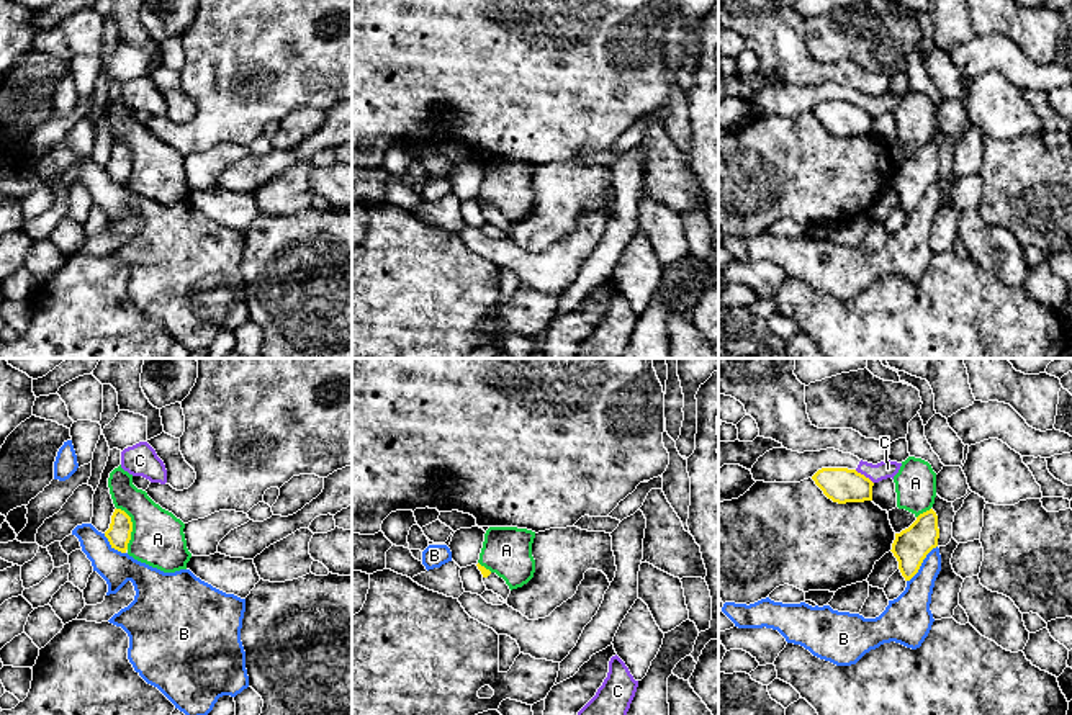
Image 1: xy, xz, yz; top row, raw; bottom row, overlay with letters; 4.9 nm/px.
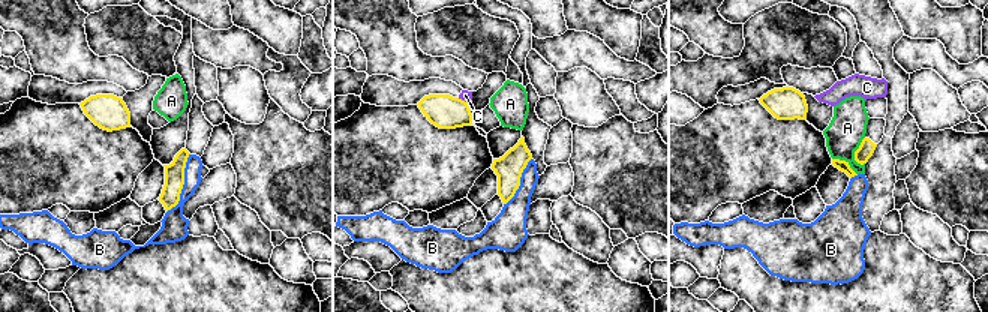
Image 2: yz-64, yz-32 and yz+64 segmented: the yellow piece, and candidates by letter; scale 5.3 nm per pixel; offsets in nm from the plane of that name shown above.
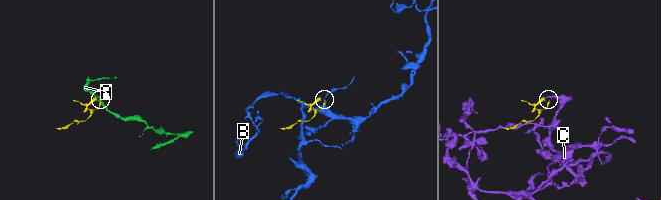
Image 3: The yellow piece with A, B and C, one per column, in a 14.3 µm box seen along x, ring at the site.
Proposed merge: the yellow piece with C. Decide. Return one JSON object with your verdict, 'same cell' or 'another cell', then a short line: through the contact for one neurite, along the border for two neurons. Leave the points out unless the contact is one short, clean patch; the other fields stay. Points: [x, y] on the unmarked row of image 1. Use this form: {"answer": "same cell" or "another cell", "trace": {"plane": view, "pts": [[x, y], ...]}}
{"answer": "another cell", "trace": {"plane": "yz", "pts": [[855, 103], [873, 116]]}}

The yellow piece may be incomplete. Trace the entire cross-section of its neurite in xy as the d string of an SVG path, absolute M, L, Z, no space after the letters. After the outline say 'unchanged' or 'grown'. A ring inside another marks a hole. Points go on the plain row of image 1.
M115 142L110 162L105 165L105 170L108 172L111 182L126 187L128 177L131 173L131 165L131 151L124 144Z; unchanged

